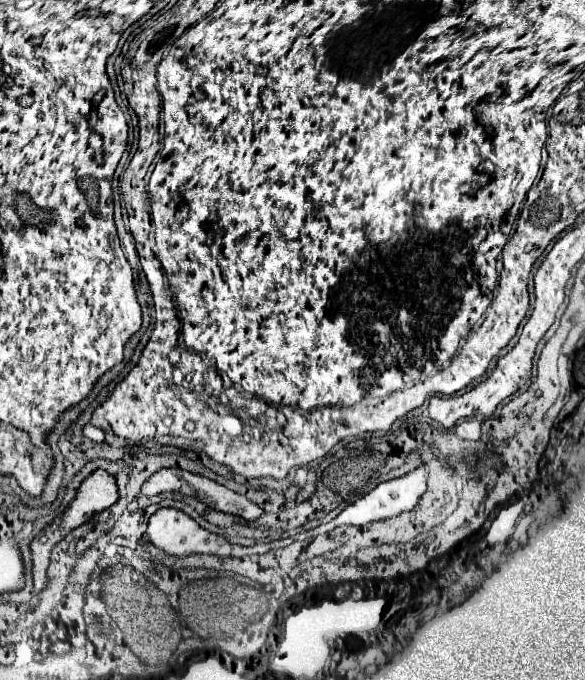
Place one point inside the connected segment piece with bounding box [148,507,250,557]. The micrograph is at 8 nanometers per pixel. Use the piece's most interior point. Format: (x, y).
(170, 529)

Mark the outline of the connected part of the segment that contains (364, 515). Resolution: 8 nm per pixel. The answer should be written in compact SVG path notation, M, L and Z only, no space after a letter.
M422 463L420 467L416 467L412 473L406 473L402 477L394 477L390 481L384 481L380 483L376 489L372 489L370 493L366 493L364 497L360 497L358 501L350 503L342 513L338 513L332 521L324 523L324 525L318 525L316 529L308 531L308 535L320 535L320 533L328 533L332 531L334 527L340 527L340 525L366 525L366 523L372 523L372 521L378 521L378 519L386 519L386 517L394 517L398 513L404 513L404 511L410 511L418 499L422 497L422 493L426 491L426 479L428 479L428 469L426 465Z

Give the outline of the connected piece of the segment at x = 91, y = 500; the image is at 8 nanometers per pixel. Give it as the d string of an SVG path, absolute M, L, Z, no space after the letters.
M104 469L92 471L92 473L80 483L80 487L78 487L78 491L76 491L76 497L72 499L72 503L68 505L68 509L66 509L64 513L60 513L50 525L46 525L46 527L38 533L38 537L34 537L32 543L30 543L30 551L32 551L32 577L34 577L34 587L36 587L36 591L40 591L40 589L46 587L46 569L48 569L48 561L50 561L50 549L52 549L58 541L62 541L72 529L76 529L78 525L86 523L90 517L94 517L94 515L100 513L102 509L106 509L106 507L110 507L112 503L116 503L116 499L118 499L116 479L114 479L108 471L104 471Z

